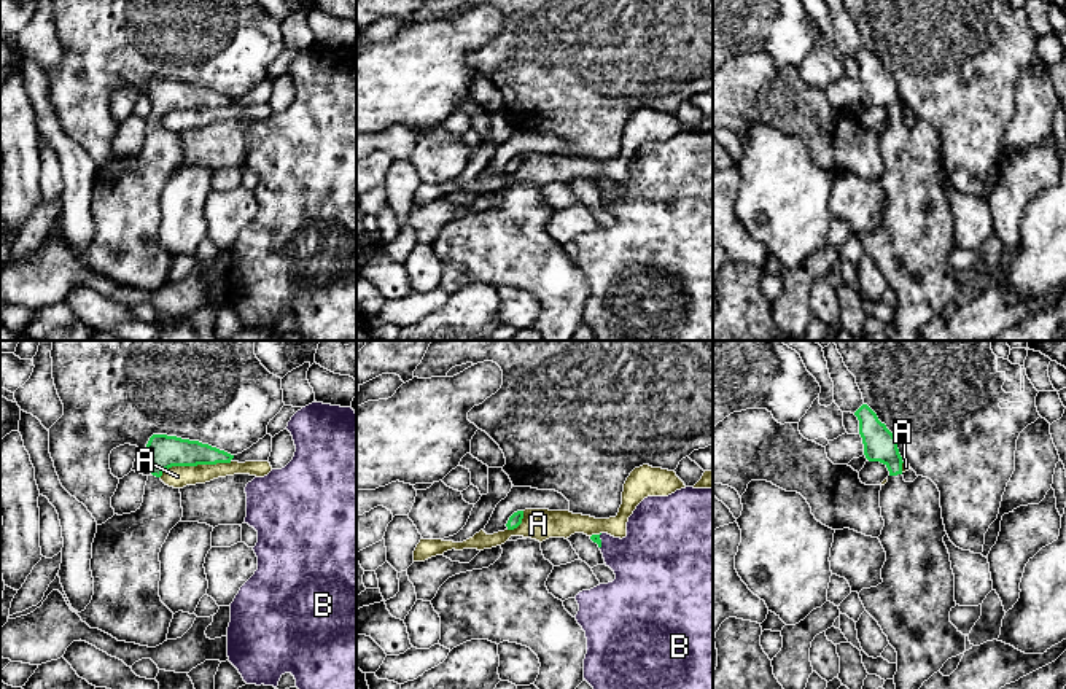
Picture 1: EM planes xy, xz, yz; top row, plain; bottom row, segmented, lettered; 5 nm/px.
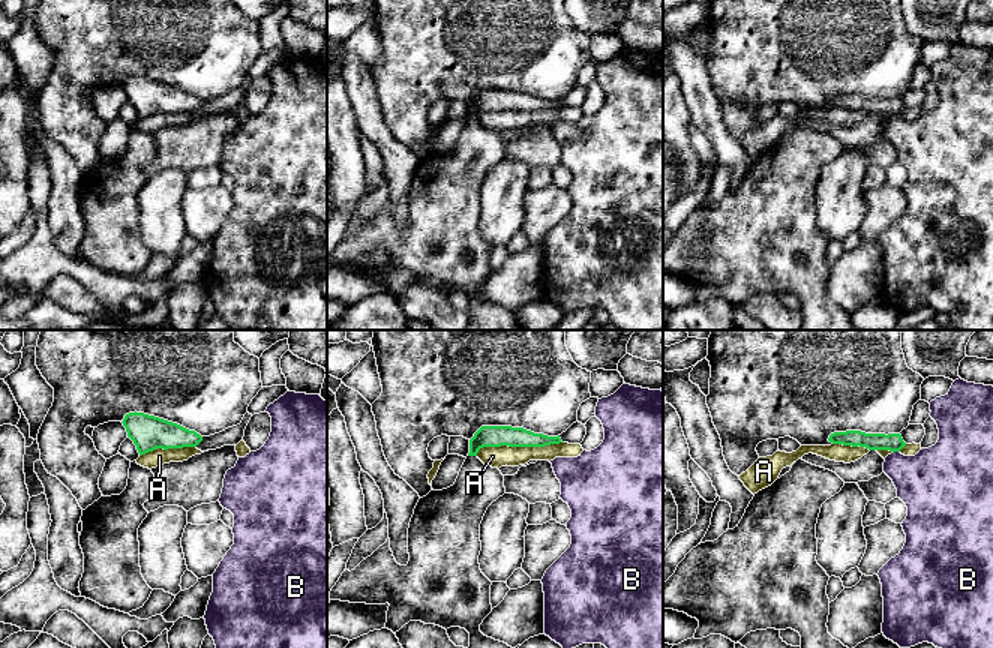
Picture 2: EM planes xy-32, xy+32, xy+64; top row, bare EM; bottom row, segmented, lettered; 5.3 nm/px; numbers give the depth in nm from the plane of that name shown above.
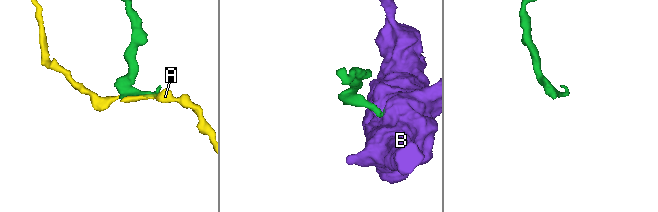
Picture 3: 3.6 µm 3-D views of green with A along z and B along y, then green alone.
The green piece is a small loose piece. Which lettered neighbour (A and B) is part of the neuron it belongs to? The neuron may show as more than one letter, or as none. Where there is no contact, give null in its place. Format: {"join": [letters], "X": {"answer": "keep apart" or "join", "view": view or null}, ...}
{"join": [], "A": {"answer": "keep apart", "view": "xy"}, "B": {"answer": "keep apart", "view": "xz"}}

